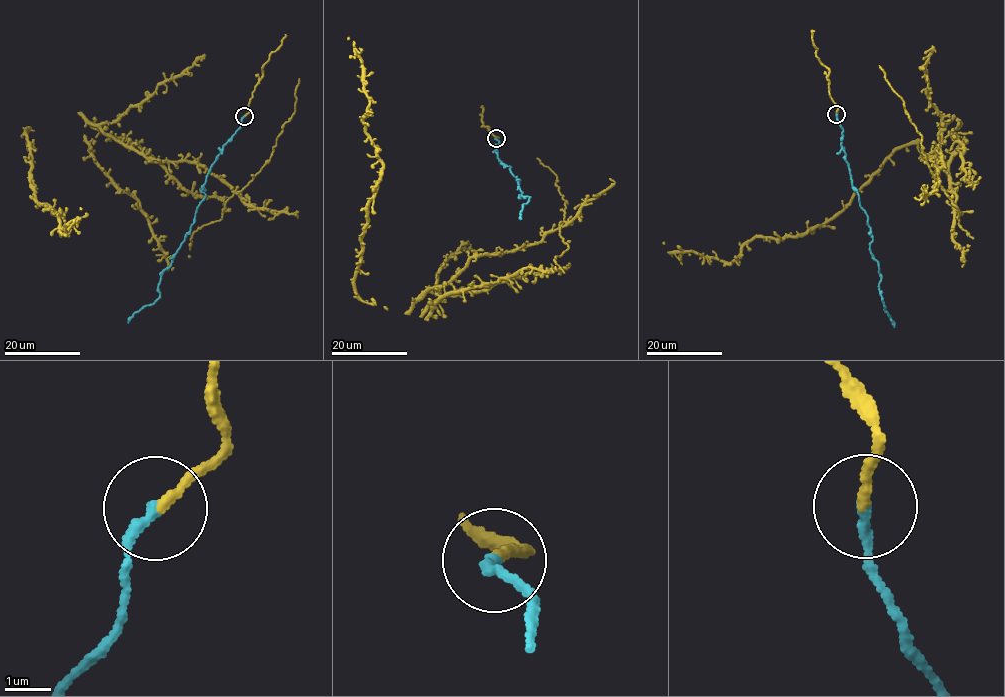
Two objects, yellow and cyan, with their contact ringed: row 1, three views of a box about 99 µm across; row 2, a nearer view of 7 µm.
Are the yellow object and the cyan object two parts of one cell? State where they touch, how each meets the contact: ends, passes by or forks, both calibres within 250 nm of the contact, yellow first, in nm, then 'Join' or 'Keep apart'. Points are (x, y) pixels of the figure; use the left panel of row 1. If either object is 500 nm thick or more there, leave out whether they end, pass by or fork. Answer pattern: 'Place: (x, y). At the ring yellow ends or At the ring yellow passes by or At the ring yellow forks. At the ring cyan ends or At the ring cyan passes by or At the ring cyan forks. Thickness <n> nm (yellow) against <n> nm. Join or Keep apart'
Place: (244, 116). At the ring yellow ends. At the ring cyan ends. Thickness 200 nm (yellow) against 240 nm. Join

